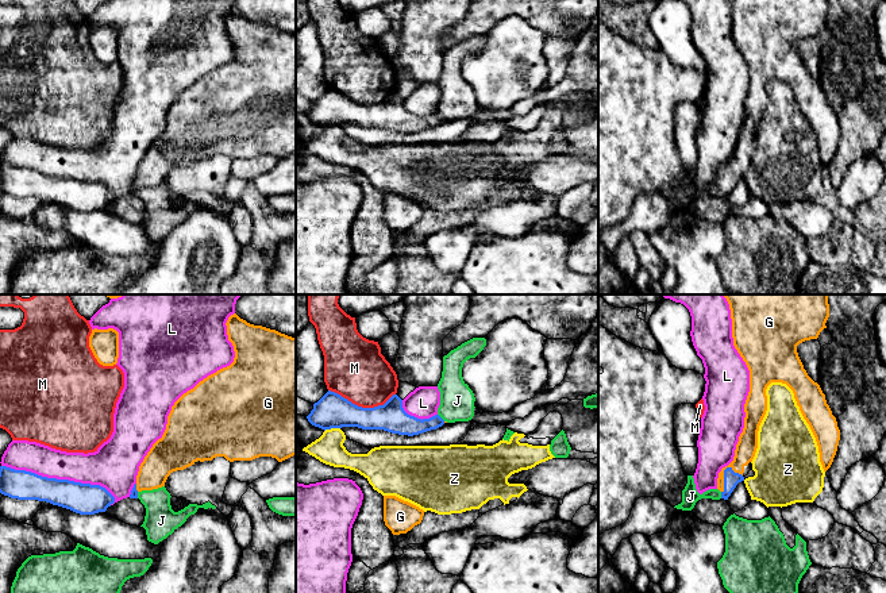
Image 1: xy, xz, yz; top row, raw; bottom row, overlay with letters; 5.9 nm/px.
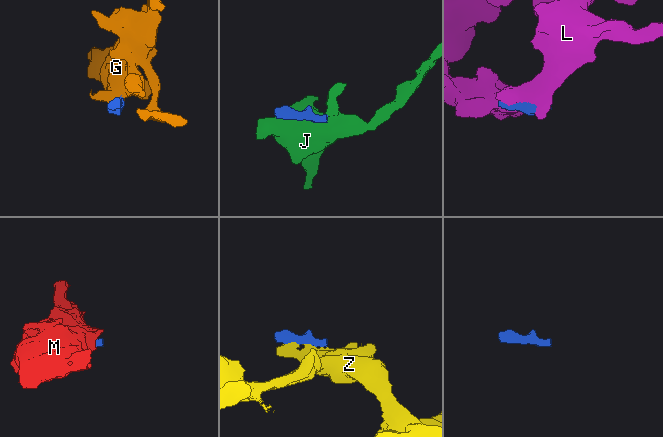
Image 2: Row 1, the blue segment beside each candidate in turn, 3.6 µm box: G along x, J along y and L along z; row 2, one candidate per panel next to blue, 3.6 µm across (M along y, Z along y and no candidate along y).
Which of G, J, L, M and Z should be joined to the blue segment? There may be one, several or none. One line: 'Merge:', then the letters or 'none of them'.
Merge: G

